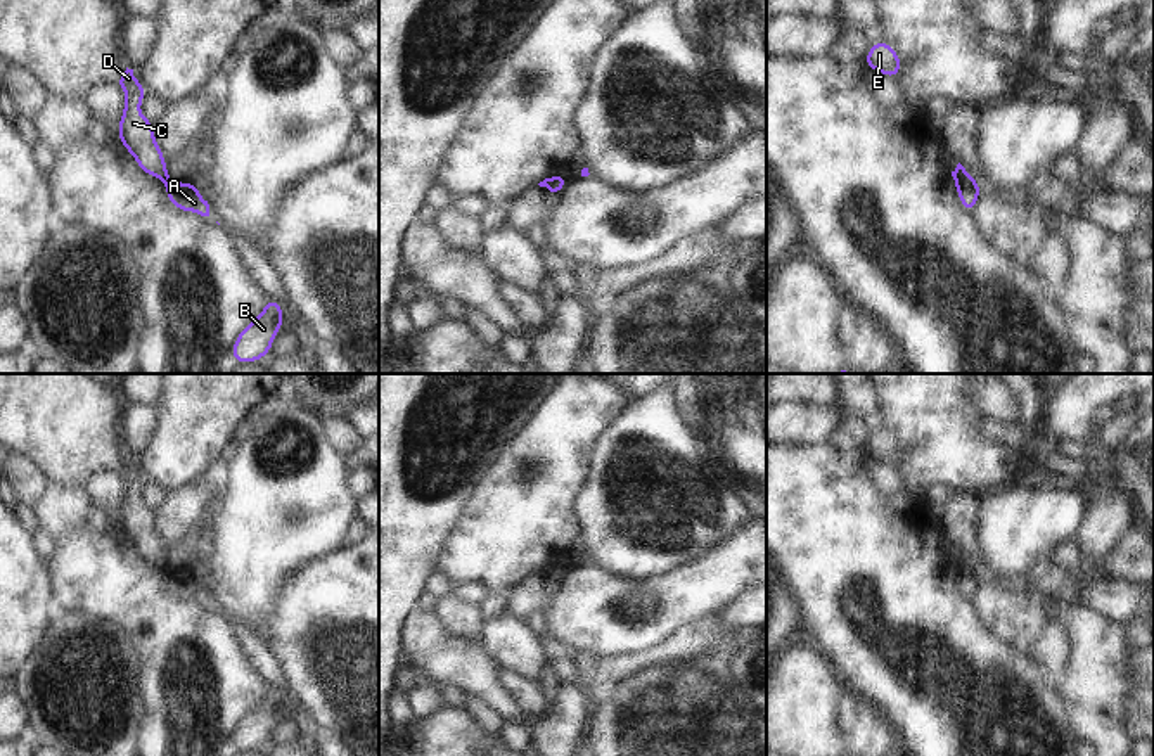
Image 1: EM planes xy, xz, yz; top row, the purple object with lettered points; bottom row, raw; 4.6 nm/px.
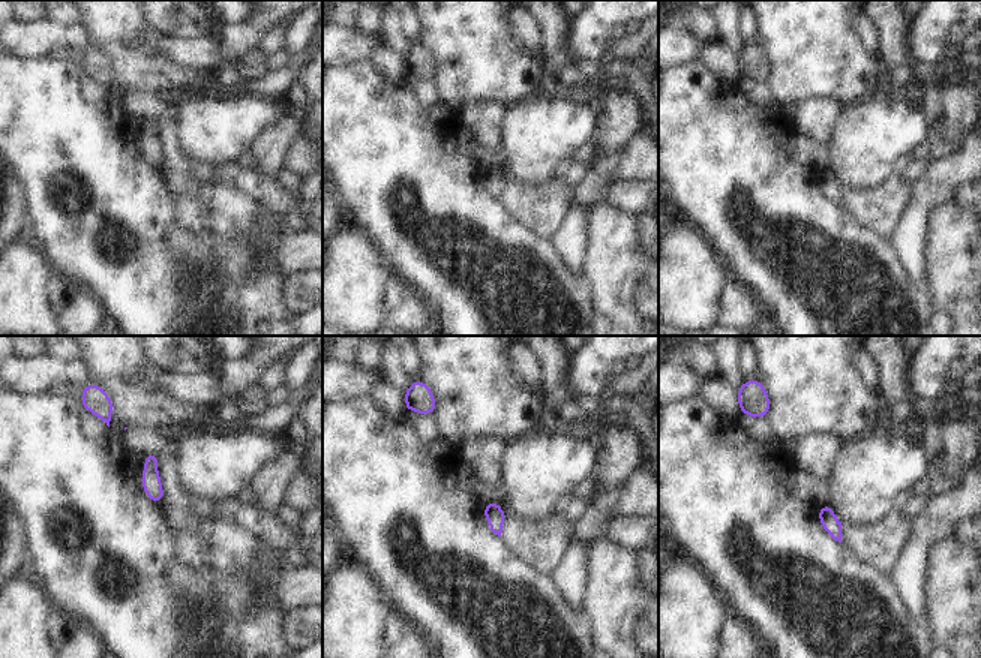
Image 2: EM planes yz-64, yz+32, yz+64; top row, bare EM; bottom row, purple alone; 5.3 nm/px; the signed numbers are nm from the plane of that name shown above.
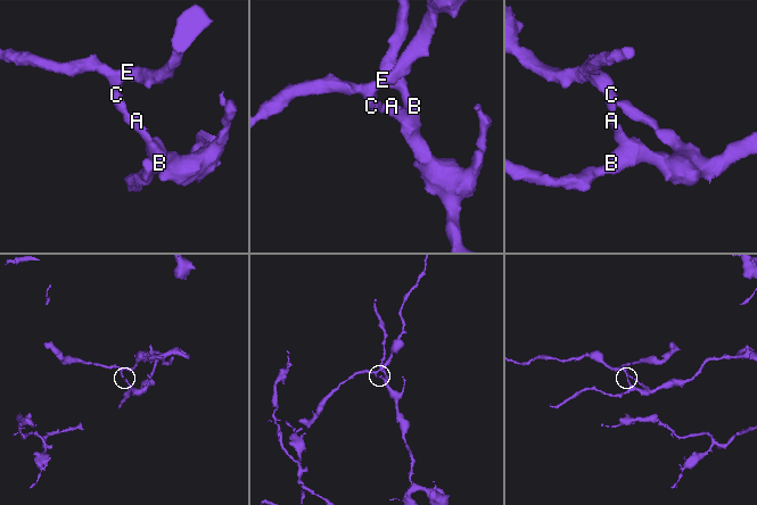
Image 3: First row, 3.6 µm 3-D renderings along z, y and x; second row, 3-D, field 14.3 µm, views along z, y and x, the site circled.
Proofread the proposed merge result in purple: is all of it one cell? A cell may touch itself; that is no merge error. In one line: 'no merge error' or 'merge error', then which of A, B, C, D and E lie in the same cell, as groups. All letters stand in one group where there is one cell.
merge error; A B / C D E

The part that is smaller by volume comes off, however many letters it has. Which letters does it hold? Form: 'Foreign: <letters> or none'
Foreign: C, D, E

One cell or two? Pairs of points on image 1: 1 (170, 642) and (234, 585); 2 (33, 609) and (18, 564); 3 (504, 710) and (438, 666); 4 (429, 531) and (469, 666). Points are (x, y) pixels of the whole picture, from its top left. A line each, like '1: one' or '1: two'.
1: two
2: one
3: one
4: two

